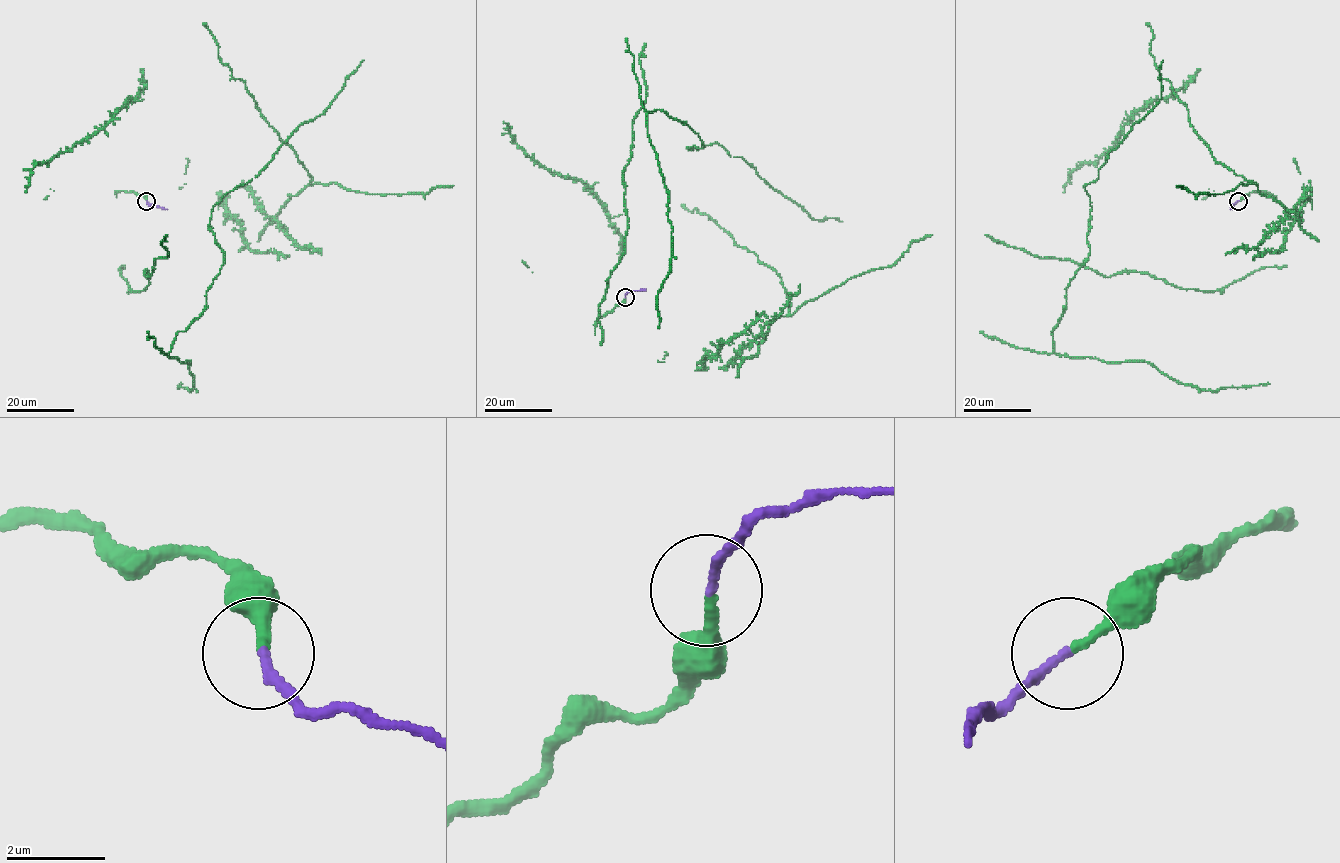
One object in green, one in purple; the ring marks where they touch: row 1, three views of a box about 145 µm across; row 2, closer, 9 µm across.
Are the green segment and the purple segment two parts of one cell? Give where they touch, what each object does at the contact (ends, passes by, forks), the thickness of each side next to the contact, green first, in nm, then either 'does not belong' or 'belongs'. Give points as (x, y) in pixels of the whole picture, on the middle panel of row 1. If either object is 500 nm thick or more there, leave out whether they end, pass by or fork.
place (625, 297); green ends; purple ends; calibres 200 and 180 nm; belongs

